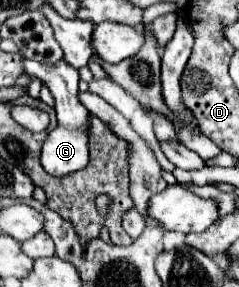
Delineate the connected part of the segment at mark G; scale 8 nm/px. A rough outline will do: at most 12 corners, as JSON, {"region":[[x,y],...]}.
{"region":[[25,60],[55,98],[59,126],[41,166],[57,178],[83,170],[89,112],[77,100],[77,70],[65,60]]}

